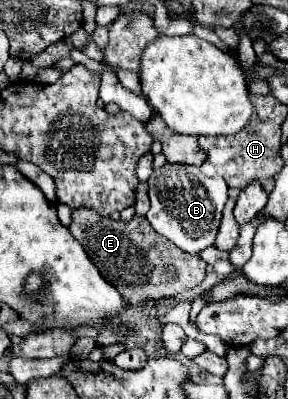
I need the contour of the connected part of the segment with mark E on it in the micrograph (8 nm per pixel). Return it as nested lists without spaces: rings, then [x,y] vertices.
[[[88,207],[72,209],[70,233],[80,241],[90,261],[98,267],[100,275],[124,295],[128,303],[144,303],[150,299],[176,297],[182,291],[198,287],[206,275],[206,261],[200,255],[190,255],[174,243],[158,235],[146,217],[134,215],[132,221],[114,221],[102,217]]]

